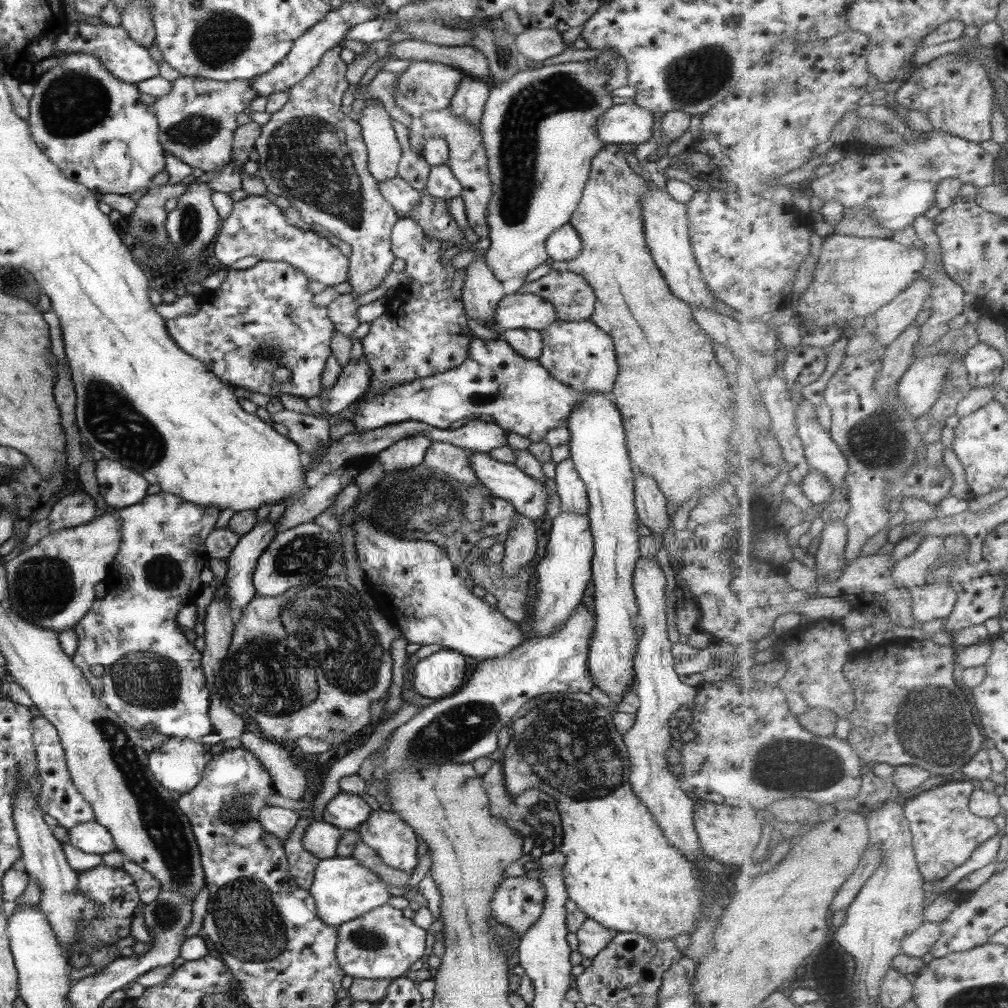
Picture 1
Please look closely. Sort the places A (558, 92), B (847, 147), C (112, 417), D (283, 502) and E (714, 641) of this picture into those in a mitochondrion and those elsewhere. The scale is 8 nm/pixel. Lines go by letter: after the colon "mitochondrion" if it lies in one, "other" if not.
A: mitochondrion
B: other
C: mitochondrion
D: other
E: other

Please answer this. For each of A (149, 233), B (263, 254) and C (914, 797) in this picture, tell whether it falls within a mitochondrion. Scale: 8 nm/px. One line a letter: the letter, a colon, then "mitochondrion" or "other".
A: mitochondrion
B: other
C: other

